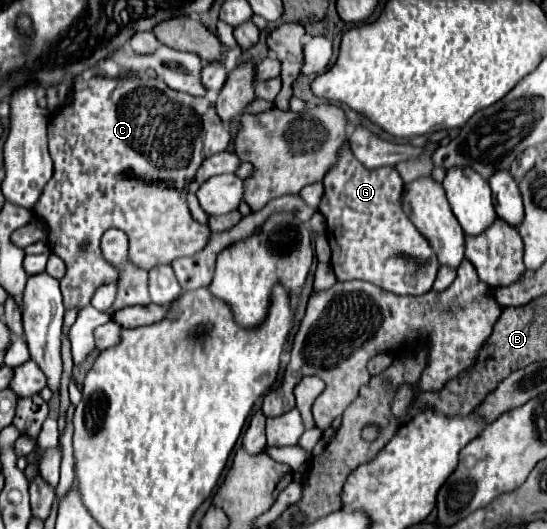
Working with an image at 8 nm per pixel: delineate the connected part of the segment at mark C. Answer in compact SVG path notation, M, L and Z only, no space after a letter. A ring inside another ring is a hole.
M102 76L76 78L74 84L72 84L70 102L52 118L52 122L48 126L48 146L50 146L50 156L52 156L52 162L54 162L54 176L46 184L34 212L36 212L36 216L44 218L46 224L48 224L48 230L50 230L48 232L48 246L50 246L50 250L56 256L60 256L66 264L66 276L60 280L60 290L62 290L62 296L64 296L66 310L76 308L76 306L78 308L88 306L90 298L92 298L92 294L96 292L98 286L108 284L108 282L116 282L118 270L116 270L116 266L112 266L110 262L104 260L102 250L100 250L100 238L110 228L118 228L118 230L126 232L128 242L130 242L128 262L132 262L136 268L144 268L144 270L152 270L154 266L160 266L160 264L172 264L176 258L192 256L206 246L212 232L210 232L208 226L202 226L196 220L192 220L192 214L190 214L188 202L186 202L186 186L196 178L196 170L200 168L204 158L220 154L220 152L228 150L228 146L230 146L230 134L224 128L220 116L216 114L210 98L206 98L206 96L196 98L196 96L190 96L190 94L184 94L184 92L176 92L176 90L168 88L160 78L114 78L114 80L102 78Z

